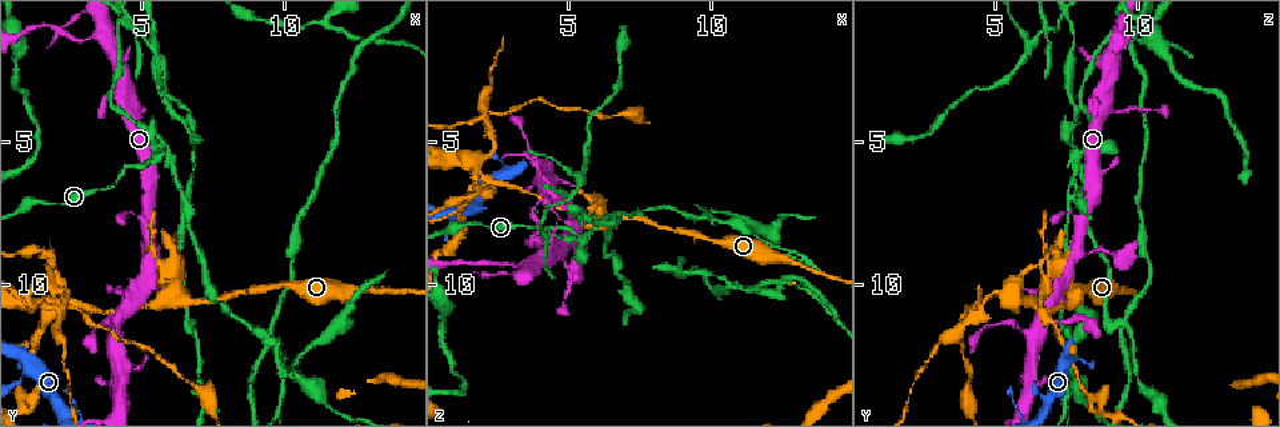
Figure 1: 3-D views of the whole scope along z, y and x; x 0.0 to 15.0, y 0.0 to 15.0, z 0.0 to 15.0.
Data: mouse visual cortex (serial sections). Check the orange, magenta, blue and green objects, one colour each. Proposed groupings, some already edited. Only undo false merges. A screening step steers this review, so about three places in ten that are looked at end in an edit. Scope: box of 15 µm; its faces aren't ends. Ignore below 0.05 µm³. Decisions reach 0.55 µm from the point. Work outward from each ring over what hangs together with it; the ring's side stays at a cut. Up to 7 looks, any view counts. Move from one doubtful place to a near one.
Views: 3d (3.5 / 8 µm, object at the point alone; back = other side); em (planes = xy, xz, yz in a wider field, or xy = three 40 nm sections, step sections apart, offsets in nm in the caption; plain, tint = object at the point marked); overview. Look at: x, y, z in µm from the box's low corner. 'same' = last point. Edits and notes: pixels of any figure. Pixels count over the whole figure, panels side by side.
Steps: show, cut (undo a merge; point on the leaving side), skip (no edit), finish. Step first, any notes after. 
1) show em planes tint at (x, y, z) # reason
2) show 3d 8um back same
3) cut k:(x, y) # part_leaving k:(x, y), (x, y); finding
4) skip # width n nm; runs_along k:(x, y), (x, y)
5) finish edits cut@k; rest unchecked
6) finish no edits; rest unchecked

show 3d 3.5um at (5.9, 5.4, 8.0) # abrupt turn

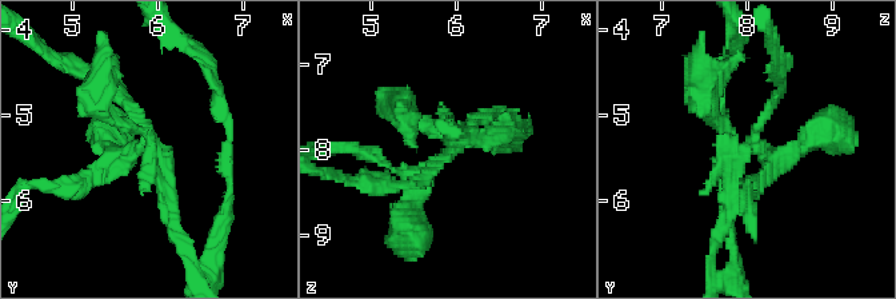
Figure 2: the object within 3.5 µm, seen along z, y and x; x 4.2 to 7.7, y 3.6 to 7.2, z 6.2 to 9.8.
cut 2:(147, 168) # part_leaving 2:(147, 140), (184, 251); a second cell is stuck on

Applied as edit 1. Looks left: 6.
show overview # redraw

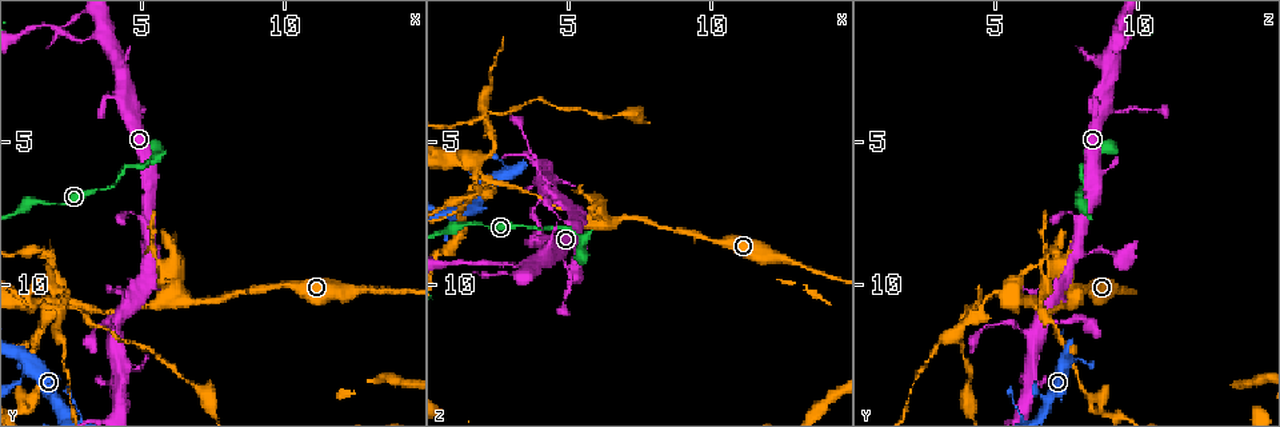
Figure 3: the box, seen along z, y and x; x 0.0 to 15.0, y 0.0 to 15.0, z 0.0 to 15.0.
show 3d 3.5um at (5.1, 10.2, 7.4) # arms part here

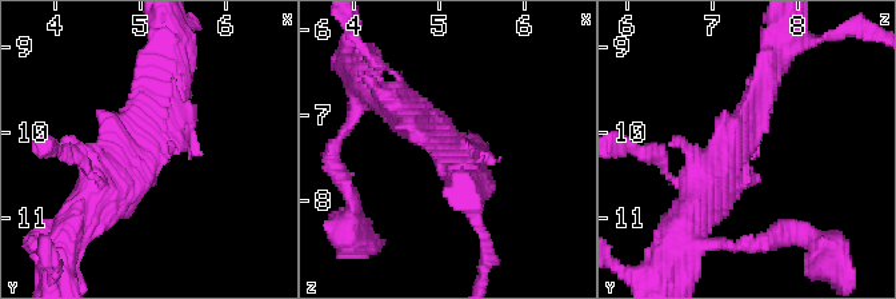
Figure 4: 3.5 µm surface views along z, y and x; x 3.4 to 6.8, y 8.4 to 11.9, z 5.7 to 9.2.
show em planes tint at (5.05, 10.15, 7.25)

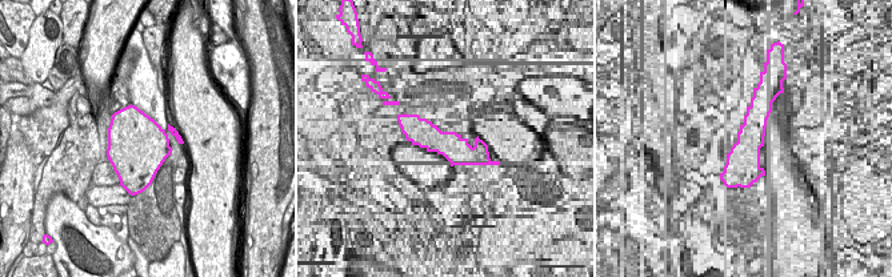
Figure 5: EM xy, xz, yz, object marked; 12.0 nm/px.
skip # runs_along 4:(171, 67), (158, 132), (88, 207); continuous, no second cell

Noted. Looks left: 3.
show 3d 3.5um back at (2.2, 10.7, 6.4) # looks like a crossing

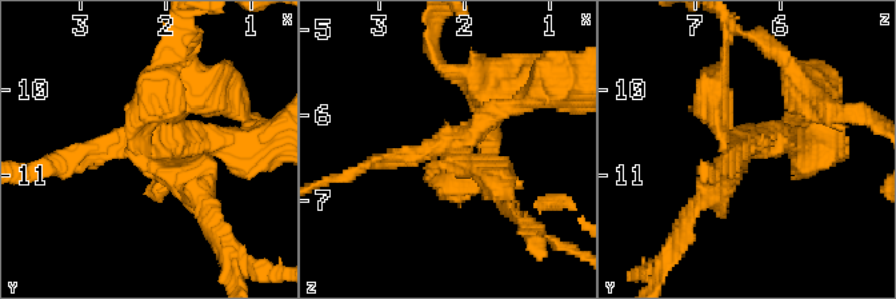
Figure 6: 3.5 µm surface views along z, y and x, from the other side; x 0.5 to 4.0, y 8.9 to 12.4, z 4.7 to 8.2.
cut 6:(143, 107) # arm_widths 200, 250, 250, 300 nm; a second cell is stuck on

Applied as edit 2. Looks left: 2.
finish edits cut@2, cut@6; rest unchecked

